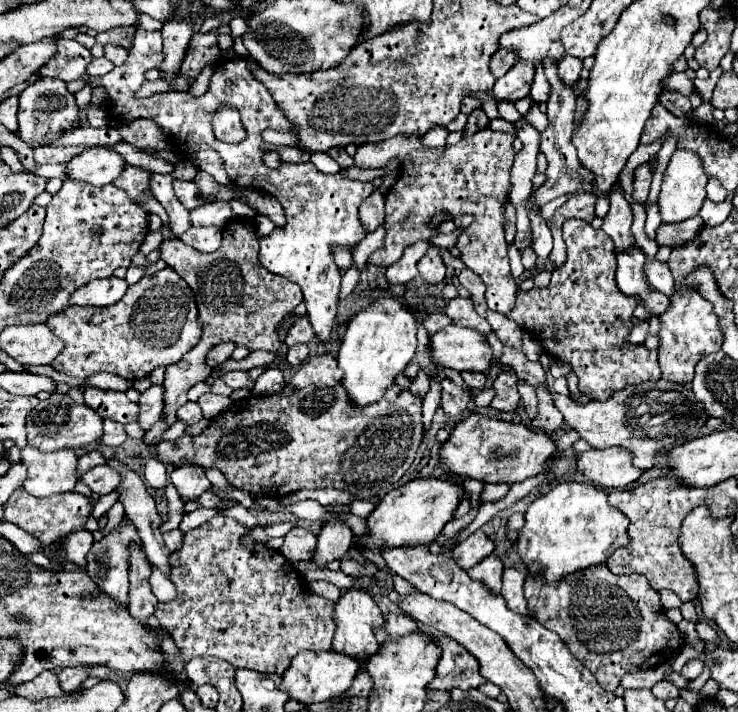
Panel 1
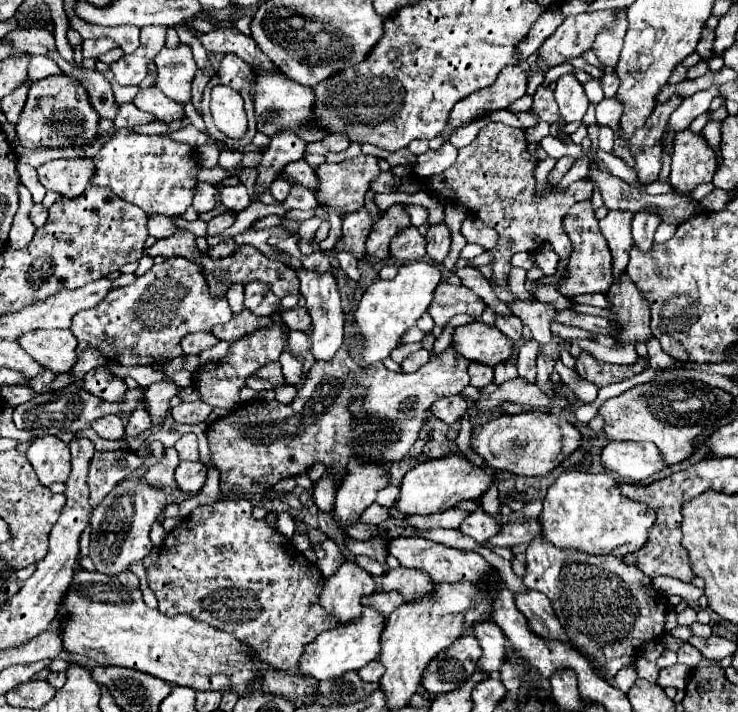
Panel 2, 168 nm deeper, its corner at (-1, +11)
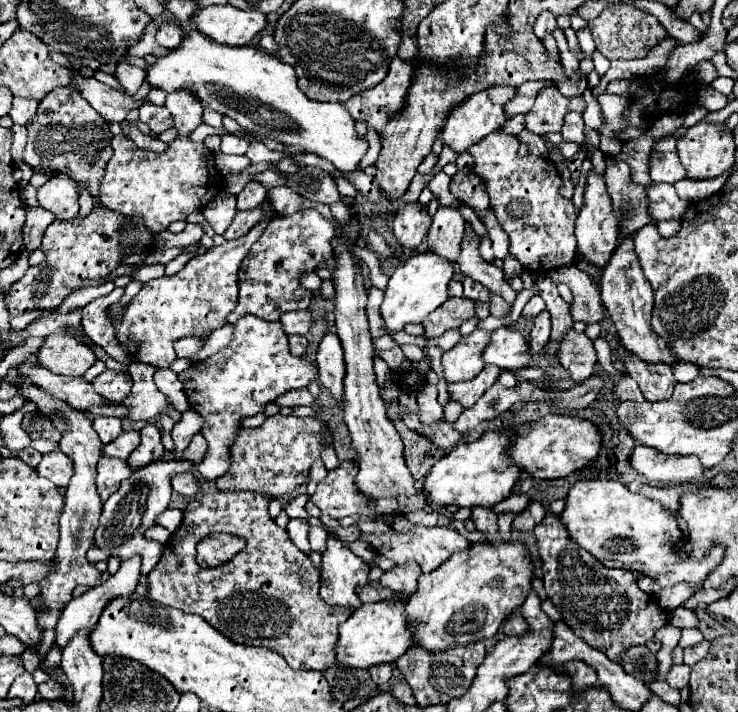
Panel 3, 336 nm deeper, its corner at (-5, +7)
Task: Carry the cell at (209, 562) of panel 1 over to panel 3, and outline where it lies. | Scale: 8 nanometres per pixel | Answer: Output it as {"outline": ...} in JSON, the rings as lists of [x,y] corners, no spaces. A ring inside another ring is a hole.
{"outline":[[[214,491],[214,493],[202,493],[194,497],[184,509],[182,525],[164,543],[164,553],[158,565],[148,573],[148,579],[150,579],[148,597],[166,607],[176,607],[184,613],[200,615],[214,629],[218,629],[224,637],[232,639],[234,643],[268,647],[280,653],[288,661],[288,665],[292,665],[294,669],[324,671],[336,661],[334,653],[336,653],[336,641],[338,641],[338,625],[352,615],[352,609],[342,611],[342,607],[332,607],[320,599],[318,569],[312,565],[306,553],[290,545],[286,531],[278,527],[274,519],[270,517],[268,503],[270,503],[270,495],[254,493],[254,491],[246,491],[246,493]],[[218,531],[246,537],[248,547],[224,567],[200,569],[200,565],[196,563],[196,545],[200,537],[208,537]]]}

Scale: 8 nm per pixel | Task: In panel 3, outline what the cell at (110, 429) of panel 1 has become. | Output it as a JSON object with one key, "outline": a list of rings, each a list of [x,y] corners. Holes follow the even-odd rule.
{"outline":[[[96,417],[96,419],[94,419],[94,429],[98,431],[100,441],[102,441],[104,445],[110,443],[110,441],[114,441],[114,439],[122,433],[120,419],[116,419],[116,417]]]}

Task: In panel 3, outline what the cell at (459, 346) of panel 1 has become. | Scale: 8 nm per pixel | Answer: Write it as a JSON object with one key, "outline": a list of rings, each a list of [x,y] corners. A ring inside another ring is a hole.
{"outline":[[[502,327],[492,333],[492,343],[488,345],[488,349],[484,349],[482,359],[484,363],[498,365],[500,369],[516,371],[530,365],[532,351],[530,343],[522,333],[518,333],[516,329]]]}

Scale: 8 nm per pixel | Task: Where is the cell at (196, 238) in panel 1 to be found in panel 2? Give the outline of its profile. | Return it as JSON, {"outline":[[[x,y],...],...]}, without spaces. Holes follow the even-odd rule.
{"outline":[[[220,213],[220,215],[212,217],[208,221],[208,227],[206,227],[206,239],[224,233],[232,223],[234,223],[234,215],[232,213]]]}

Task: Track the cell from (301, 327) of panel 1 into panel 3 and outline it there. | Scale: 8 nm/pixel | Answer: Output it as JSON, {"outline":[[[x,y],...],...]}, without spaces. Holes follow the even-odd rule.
{"outline":[[[294,311],[294,313],[284,313],[280,317],[282,329],[286,335],[308,335],[310,325],[312,325],[312,315],[310,311]]]}

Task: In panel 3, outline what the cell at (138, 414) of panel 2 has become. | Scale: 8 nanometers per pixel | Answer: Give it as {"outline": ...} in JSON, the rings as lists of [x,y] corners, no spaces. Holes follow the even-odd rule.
{"outline":[[[128,431],[128,433],[120,433],[112,443],[104,445],[104,455],[106,457],[118,457],[118,459],[128,459],[128,455],[138,447],[140,441],[140,433],[138,431]]]}

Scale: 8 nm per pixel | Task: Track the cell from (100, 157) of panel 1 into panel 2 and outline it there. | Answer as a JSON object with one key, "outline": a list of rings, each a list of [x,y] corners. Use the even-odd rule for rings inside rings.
{"outline":[[[72,157],[72,159],[54,159],[38,169],[38,179],[46,189],[58,191],[64,197],[78,197],[92,183],[96,173],[96,165],[88,157]]]}

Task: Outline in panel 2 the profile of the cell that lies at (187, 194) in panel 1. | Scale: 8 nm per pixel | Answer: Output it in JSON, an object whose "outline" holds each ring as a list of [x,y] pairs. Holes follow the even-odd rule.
{"outline":[[[196,183],[194,197],[192,197],[192,207],[198,213],[214,209],[214,187],[208,185],[208,183]]]}

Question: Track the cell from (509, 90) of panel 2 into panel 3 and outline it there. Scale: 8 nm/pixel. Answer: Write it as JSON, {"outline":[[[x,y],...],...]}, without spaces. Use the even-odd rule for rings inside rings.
{"outline":[[[506,87],[488,89],[488,91],[482,91],[482,93],[476,93],[474,97],[470,97],[462,105],[458,105],[450,113],[450,117],[448,117],[448,121],[442,129],[444,145],[448,145],[456,153],[466,153],[470,149],[470,145],[478,143],[480,139],[484,139],[492,131],[498,131],[502,127],[502,123],[506,121],[506,117],[502,115],[502,105],[506,105],[506,101],[510,97],[514,97],[514,93],[516,93],[516,89],[506,89]]]}

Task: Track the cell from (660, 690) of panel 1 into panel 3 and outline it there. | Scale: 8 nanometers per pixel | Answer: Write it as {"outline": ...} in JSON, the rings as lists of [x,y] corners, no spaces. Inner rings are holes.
{"outline":[[[682,663],[682,665],[672,665],[666,681],[668,681],[672,687],[682,689],[682,687],[688,685],[688,677],[690,677],[690,667]]]}

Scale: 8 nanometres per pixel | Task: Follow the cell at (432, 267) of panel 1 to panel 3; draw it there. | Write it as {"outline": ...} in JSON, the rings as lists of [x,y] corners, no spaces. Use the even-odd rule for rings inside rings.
{"outline":[[[440,207],[432,217],[432,225],[428,231],[428,249],[456,261],[460,255],[460,241],[464,235],[466,219],[458,211],[458,207]]]}

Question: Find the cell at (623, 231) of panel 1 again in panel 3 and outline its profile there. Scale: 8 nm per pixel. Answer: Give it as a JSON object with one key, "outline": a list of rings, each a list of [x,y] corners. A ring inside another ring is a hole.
{"outline":[[[624,239],[620,243],[620,247],[614,251],[614,255],[610,257],[606,269],[602,271],[600,295],[602,295],[606,311],[610,313],[612,321],[618,329],[618,337],[620,337],[626,351],[632,351],[634,355],[638,355],[646,363],[664,363],[670,367],[674,367],[678,363],[678,357],[670,351],[670,345],[666,345],[666,341],[660,339],[650,325],[652,307],[654,307],[654,293],[652,293],[650,283],[642,275],[642,267],[640,267],[640,261],[634,253],[632,239]]]}

